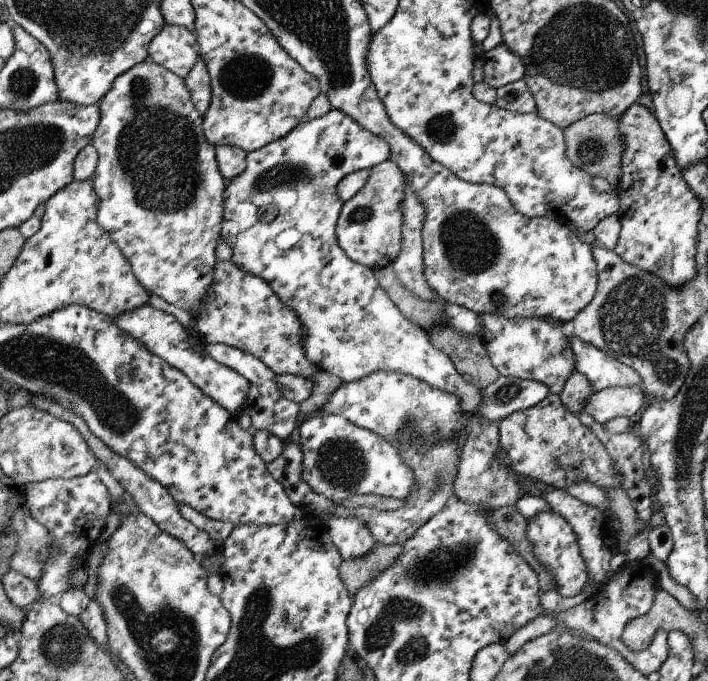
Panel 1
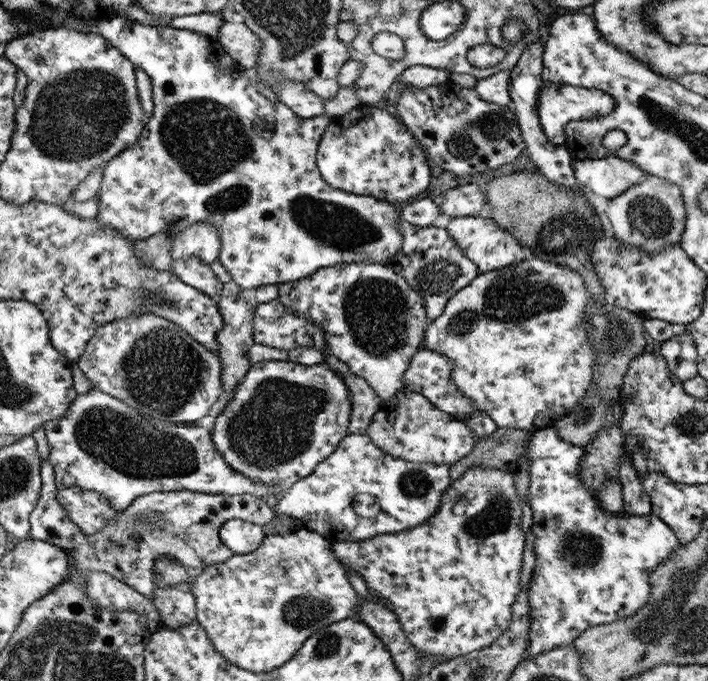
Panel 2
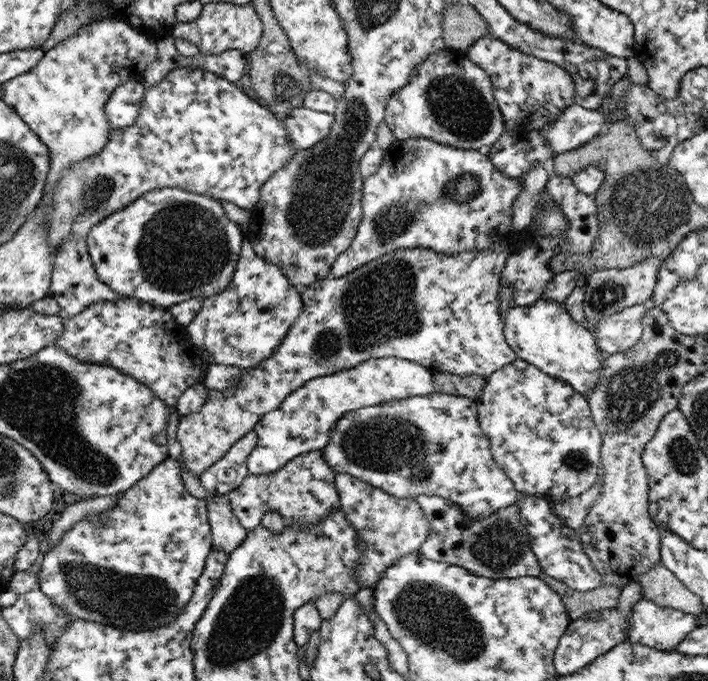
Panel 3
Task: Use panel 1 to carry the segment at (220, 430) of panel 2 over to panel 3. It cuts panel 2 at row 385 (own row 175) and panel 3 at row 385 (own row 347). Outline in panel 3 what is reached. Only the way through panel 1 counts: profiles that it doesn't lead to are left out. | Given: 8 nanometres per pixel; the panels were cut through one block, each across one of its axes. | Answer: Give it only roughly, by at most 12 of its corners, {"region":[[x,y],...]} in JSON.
{"region":[[365,360],[254,424],[248,474],[327,444],[345,412],[435,391],[409,360]]}

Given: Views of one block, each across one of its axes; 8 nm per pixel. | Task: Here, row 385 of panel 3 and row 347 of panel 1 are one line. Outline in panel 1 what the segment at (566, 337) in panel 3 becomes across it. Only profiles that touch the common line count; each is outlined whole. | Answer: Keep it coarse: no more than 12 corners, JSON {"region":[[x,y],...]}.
{"region":[[569,337],[575,373],[592,392],[640,386],[628,366]]}

